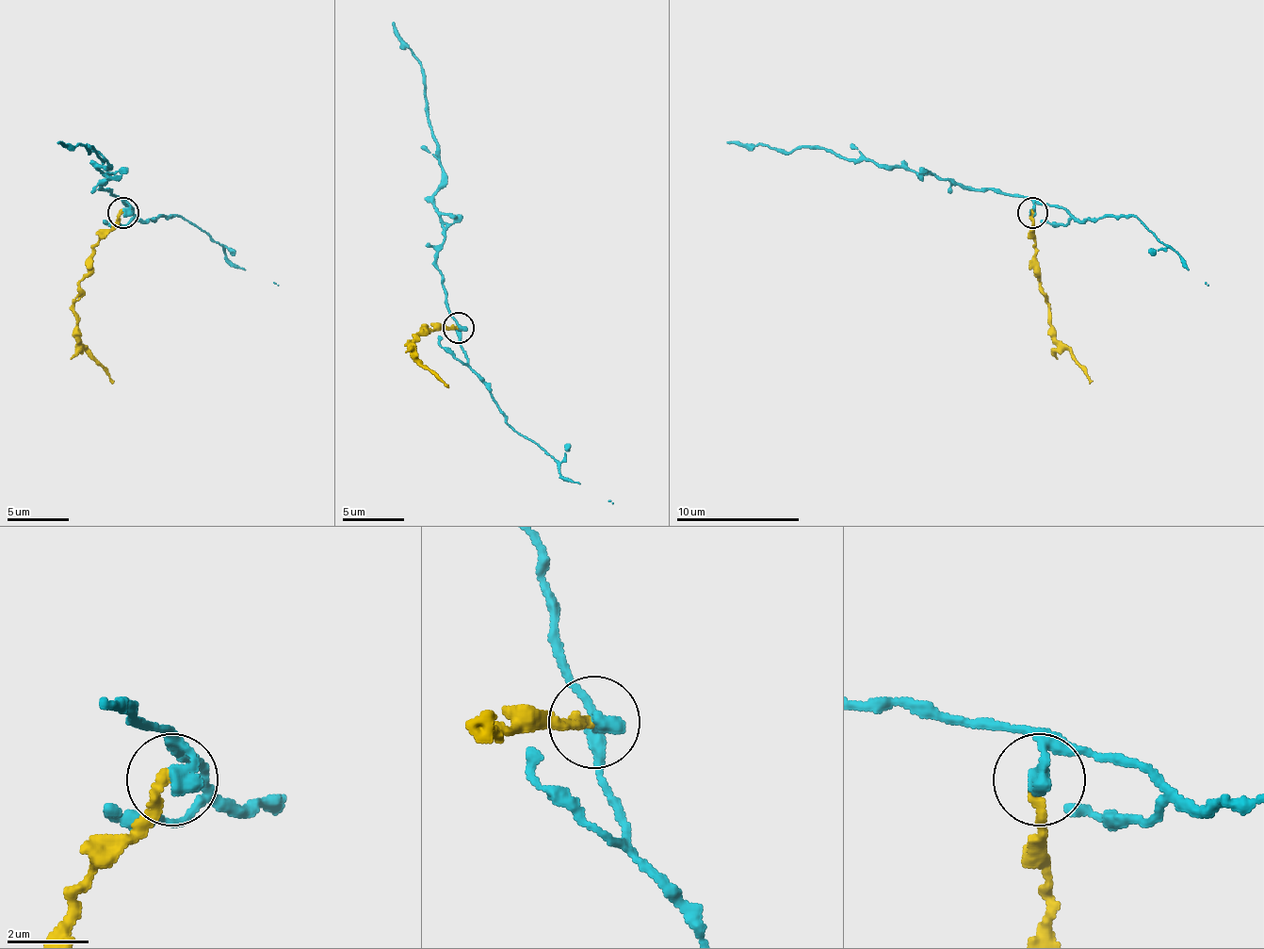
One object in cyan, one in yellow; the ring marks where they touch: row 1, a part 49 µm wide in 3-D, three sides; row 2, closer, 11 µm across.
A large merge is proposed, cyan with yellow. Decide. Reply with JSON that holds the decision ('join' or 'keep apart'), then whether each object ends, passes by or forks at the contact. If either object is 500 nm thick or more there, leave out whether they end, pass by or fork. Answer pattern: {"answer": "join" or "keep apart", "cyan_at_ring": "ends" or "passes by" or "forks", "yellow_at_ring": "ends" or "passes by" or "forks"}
{"answer": "keep apart", "cyan_at_ring": "ends", "yellow_at_ring": "ends"}

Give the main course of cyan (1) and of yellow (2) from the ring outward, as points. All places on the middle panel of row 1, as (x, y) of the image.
1: (459, 328), (437, 267), (444, 233), (434, 204), (440, 146), (425, 103), (425, 72), (391, 22)
2: (459, 328), (415, 335), (410, 340), (413, 356), (446, 384)

